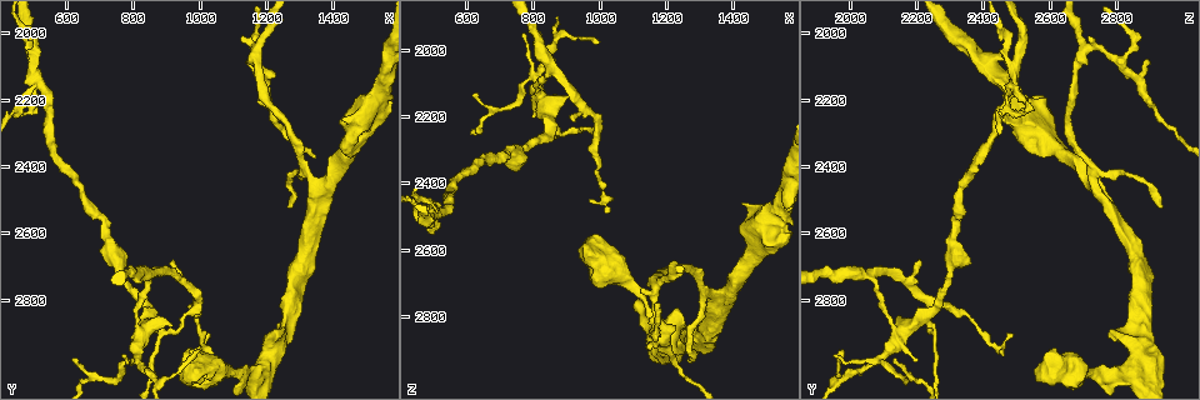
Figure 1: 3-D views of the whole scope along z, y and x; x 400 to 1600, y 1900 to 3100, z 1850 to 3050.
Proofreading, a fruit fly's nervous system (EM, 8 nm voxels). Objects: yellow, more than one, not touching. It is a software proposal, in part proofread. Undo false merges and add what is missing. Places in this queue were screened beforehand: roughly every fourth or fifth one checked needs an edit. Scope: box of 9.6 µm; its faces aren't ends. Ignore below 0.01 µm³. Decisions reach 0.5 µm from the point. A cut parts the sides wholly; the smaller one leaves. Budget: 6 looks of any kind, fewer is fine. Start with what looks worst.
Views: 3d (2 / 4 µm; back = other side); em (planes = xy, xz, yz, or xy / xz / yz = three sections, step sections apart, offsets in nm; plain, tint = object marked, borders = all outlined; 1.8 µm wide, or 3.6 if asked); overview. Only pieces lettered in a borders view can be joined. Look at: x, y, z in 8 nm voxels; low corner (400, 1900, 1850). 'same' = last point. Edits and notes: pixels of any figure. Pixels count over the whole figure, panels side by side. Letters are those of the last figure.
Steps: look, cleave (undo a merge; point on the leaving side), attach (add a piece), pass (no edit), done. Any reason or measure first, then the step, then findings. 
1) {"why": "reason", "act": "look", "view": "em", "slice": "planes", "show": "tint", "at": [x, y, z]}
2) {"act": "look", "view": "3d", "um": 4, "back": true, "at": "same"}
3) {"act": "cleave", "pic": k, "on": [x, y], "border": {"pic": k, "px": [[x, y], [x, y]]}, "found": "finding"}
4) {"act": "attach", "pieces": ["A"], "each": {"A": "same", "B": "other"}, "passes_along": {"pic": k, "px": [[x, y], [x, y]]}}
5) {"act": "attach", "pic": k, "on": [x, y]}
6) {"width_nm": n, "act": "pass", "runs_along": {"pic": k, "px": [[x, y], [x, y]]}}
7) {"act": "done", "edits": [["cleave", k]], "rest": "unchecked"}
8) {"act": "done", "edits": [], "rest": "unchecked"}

{"why": "thick turns thin", "act": "look", "view": "3d", "um": 4, "at": [980, 2830, 2240]}

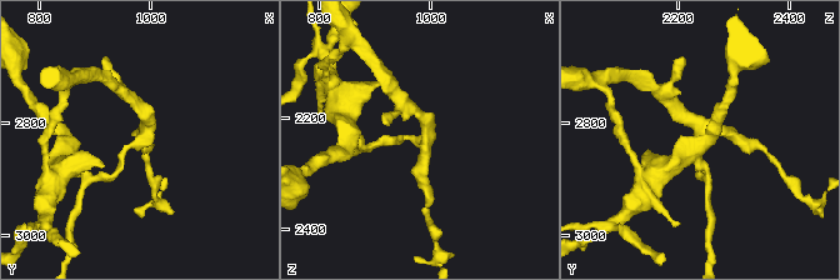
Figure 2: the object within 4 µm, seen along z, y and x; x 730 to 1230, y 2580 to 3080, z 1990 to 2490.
{"why": "now the EM", "act": "look", "view": "em", "slice": "planes", "show": "borders", "at": [985, 2830, 2240]}

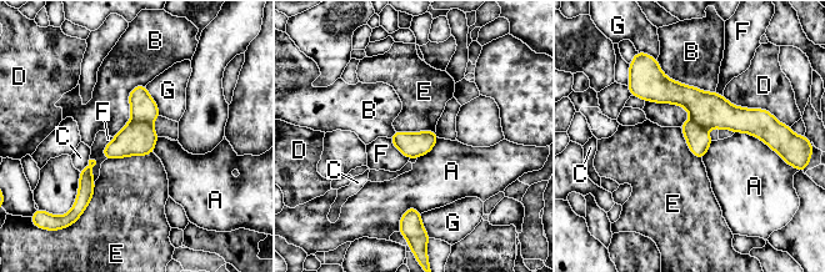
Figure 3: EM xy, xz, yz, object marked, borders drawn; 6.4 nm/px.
{"act": "cleave", "pic": 3, "on": [144, 109], "each": {"A": "other", "B": "other", "C": "other", "D": "other", "E": "other", "F": "other", "G": "other"}, "found": "two neurons meet here"}

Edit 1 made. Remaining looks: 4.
{"why": "calibre changes", "act": "look", "view": "em", "slice": "planes", "show": "tint", "at": [510, 2150, 2490]}

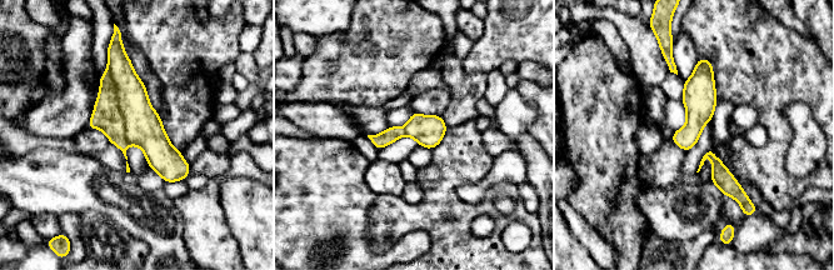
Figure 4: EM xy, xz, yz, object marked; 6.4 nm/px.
{"act": "look", "view": "em", "slice": "planes", "show": "borders", "at": "same"}

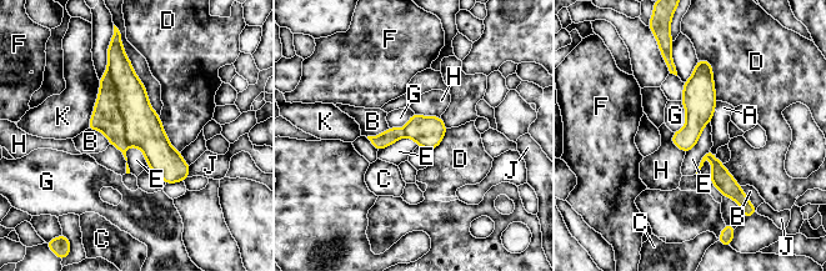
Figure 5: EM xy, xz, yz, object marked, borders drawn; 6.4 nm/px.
{"act": "pass", "each": {"A": "other", "B": "other", "C": "other", "D": "other", "E": "other", "F": "other", "G": "other", "H": "other", "J": "other", "K": "other"}, "found": "one neuron here"}

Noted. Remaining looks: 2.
{"why": "stops while still wide", "act": "look", "view": "em", "slice": "planes", "show": "borders", "at": [1020, 3050, 2600]}

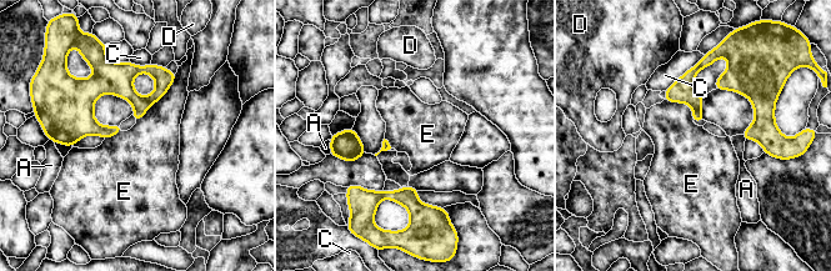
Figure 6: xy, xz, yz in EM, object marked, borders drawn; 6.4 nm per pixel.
{"act": "pass", "each": {"A": "other", "C": "other", "D": "other", "E": "other"}, "found": "none of them fits"}

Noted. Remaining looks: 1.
{"act": "done", "edits": [["cleave", 3]], "rest": "unchecked"}

